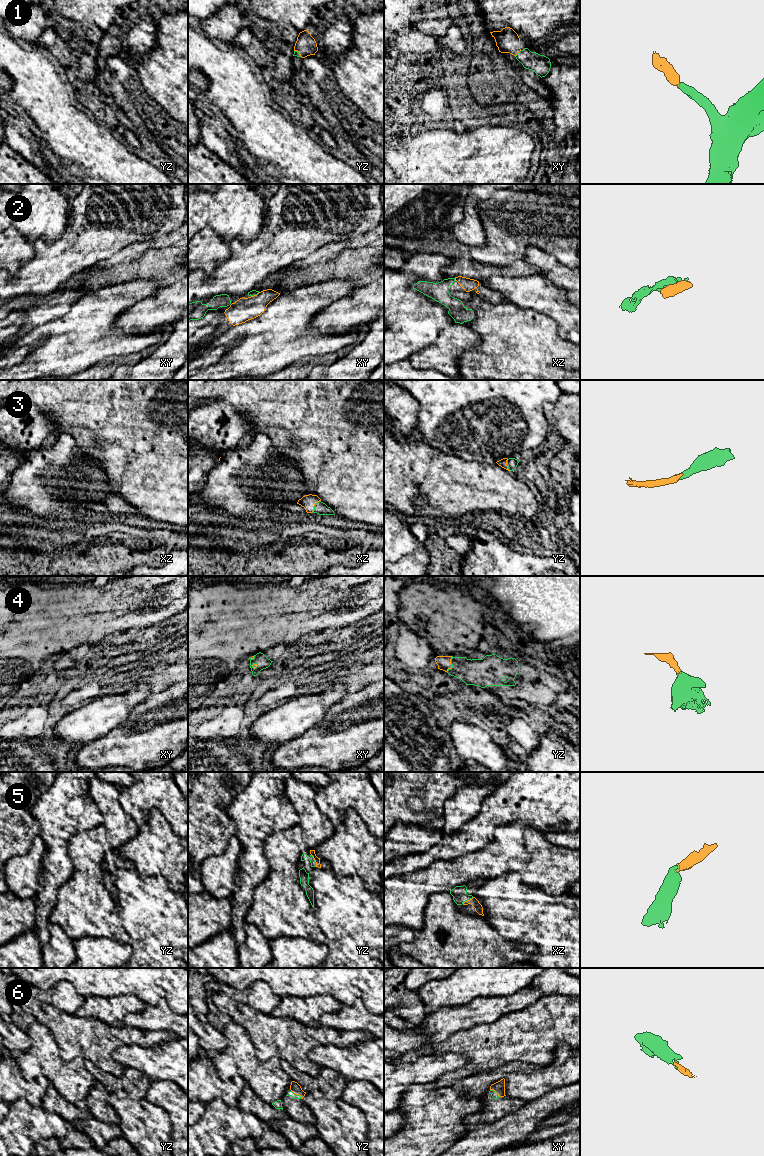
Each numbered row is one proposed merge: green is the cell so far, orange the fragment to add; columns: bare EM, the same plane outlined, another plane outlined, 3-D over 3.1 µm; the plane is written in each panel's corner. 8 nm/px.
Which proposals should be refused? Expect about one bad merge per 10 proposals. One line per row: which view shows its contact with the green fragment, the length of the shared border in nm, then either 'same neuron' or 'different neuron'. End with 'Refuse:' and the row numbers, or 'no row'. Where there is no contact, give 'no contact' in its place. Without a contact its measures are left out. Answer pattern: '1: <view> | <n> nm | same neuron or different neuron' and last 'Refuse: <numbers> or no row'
1: xy | 80 nm | same neuron
2: xz | 30 nm | same neuron
3: xz | 120 nm | same neuron
4: yz | 140 nm | same neuron
5: xz | 110 nm | same neuron
6: yz | 110 nm | same neuron
Refuse: no row

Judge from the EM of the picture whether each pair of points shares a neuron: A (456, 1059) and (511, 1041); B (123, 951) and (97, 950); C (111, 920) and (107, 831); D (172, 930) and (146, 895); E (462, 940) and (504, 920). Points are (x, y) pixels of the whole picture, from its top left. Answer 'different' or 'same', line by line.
A: different
B: same
C: same
D: same
E: different

